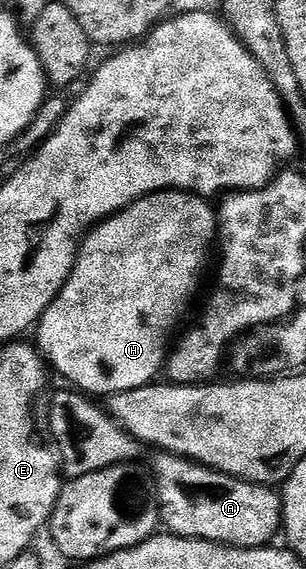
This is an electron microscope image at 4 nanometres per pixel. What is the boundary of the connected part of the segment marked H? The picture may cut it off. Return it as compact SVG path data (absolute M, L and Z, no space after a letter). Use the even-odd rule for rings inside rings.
M168 189L166 193L151 193L140 201L133 202L129 207L120 209L113 216L100 221L84 236L79 253L75 257L75 266L65 283L65 287L53 299L53 303L39 318L37 334L37 348L43 354L48 366L55 369L67 381L72 381L76 390L99 399L112 397L121 391L133 391L137 387L145 387L156 380L158 373L162 374L165 362L169 356L169 342L172 340L171 332L179 325L179 320L187 313L187 301L195 297L199 284L203 281L203 272L207 269L207 256L217 245L217 209L208 198L199 197L195 193L184 193L177 189Z

